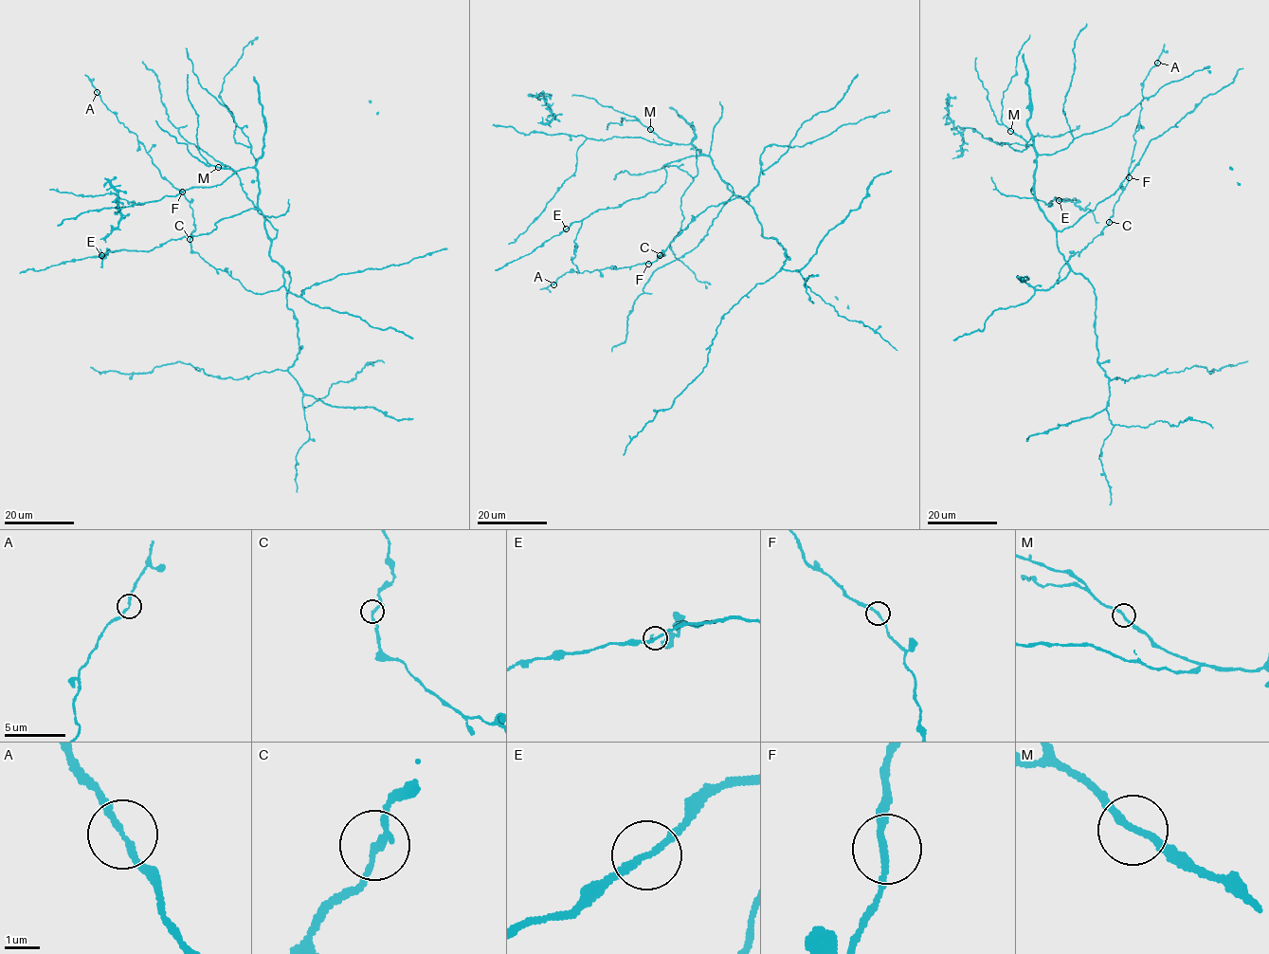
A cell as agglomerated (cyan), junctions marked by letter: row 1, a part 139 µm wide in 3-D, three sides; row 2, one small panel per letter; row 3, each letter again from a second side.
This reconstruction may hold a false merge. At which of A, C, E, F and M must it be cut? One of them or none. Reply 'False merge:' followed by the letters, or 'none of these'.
False merge: none of these

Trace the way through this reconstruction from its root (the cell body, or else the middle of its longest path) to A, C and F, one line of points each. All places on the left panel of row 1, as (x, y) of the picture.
A: (269, 238), (270, 258), (283, 271), (275, 290), (252, 293), (206, 262), (191, 248), (189, 202), (97, 91)
C: (269, 238), (270, 258), (282, 268), (284, 283), (275, 290), (256, 293), (206, 262), (191, 248), (190, 239)
F: (269, 238), (270, 258), (282, 268), (284, 283), (275, 290), (252, 293), (191, 248), (195, 224), (182, 192)

